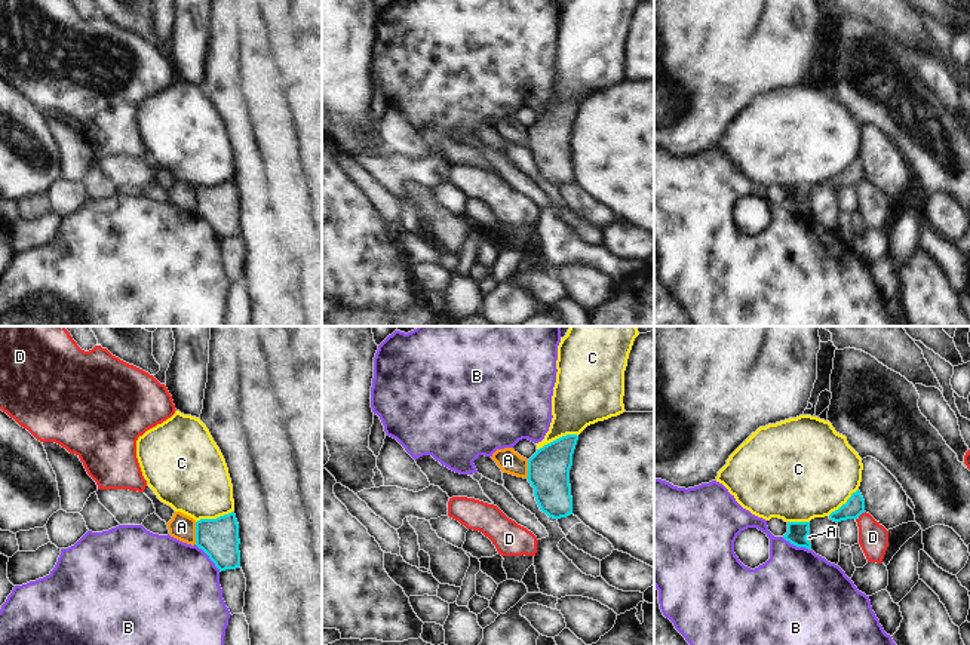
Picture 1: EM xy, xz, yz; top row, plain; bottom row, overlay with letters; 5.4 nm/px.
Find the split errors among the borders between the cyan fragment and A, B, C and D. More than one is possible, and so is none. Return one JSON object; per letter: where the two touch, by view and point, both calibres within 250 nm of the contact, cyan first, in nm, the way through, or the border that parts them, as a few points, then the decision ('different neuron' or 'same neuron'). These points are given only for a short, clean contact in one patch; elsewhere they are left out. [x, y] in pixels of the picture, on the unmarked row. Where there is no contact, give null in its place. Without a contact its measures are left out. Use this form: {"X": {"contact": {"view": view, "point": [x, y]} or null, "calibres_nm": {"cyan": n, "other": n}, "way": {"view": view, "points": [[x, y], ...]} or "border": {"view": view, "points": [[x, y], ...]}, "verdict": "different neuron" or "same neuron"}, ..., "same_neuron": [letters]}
{"A": {"contact": {"view": "xy", "point": [196, 200]}, "calibres_nm": {"cyan": 220, "other": 140}, "verdict": "different neuron"}, "B": {"contact": {"view": "xy", "point": [209, 226]}, "calibres_nm": {"cyan": 220, "other": 500}, "verdict": "different neuron"}, "C": {"contact": {"view": "xz", "point": [556, 107]}, "calibres_nm": {"cyan": 220, "other": 300}, "verdict": "different neuron"}, "D": {"contact": {"view": "yz", "point": [860, 181]}, "calibres_nm": {"cyan": 110, "other": 160}, "border": {"view": "yz", "points": [[865, 180], [856, 187]]}, "verdict": "different neuron"}, "same_neuron": []}

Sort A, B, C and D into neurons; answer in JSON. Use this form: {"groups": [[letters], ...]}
{"groups": [["A", "D"], ["B"], ["C"]]}

